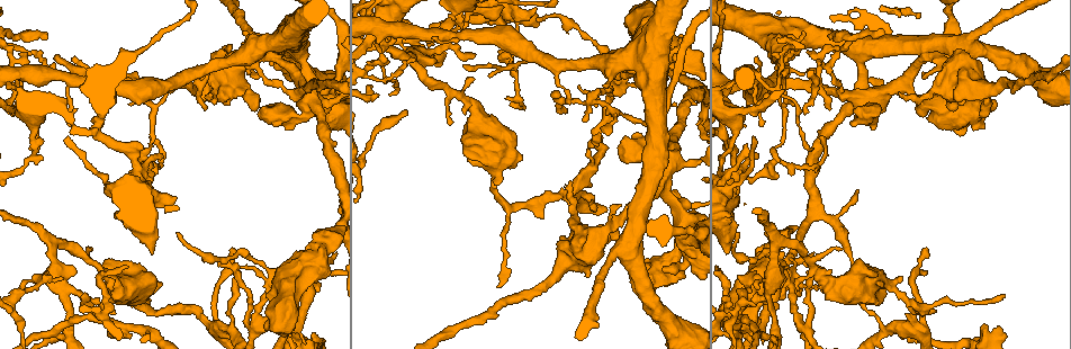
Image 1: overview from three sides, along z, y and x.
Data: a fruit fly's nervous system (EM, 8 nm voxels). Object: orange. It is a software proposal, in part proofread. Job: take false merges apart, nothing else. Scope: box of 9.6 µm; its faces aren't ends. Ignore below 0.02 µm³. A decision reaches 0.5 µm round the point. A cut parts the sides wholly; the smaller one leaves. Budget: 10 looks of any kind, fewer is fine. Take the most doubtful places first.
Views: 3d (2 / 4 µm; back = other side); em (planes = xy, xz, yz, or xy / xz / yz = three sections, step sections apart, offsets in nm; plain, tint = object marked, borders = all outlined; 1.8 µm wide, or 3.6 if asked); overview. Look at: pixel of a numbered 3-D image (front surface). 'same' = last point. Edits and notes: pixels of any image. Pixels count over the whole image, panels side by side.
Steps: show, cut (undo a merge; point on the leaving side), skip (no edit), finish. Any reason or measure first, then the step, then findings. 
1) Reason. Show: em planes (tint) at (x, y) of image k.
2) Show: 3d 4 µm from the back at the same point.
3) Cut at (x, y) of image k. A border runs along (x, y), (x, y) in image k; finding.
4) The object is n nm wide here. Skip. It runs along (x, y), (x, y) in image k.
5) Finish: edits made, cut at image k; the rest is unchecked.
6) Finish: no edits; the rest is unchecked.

Show: 3d 4 µm at (789, 283) of image 1.

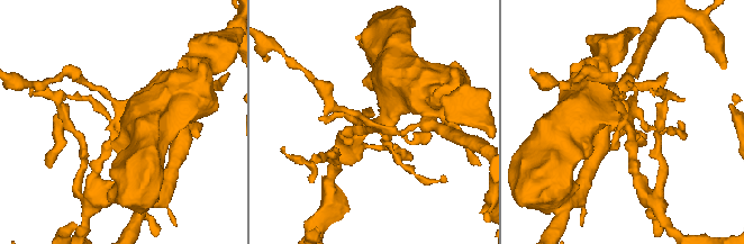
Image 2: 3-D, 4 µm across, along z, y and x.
Show: em xz step 4 (tint) at (626, 124) of image 2.

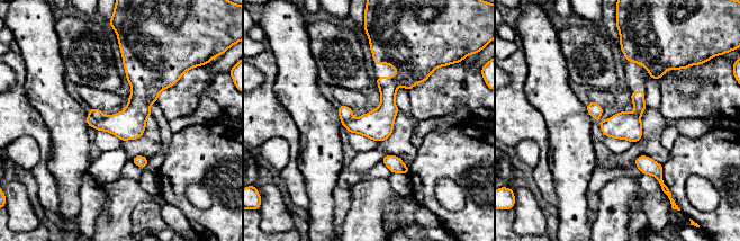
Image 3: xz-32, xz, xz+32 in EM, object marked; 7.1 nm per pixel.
Another direction. Show: em planes (tint) at the same point.

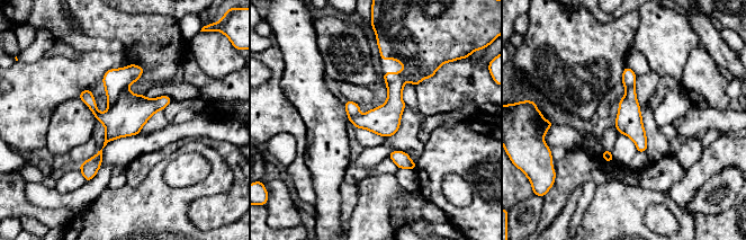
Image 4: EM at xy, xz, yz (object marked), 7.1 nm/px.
The object is 190 nm wide here. Cut at (115, 80) of image 4. A border runs along (126, 87), (108, 109) in image 4; two neurons meet here.

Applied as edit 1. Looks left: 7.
Small branch off a trunk. Show: em planes (tint) at (864, 99) of image 1.

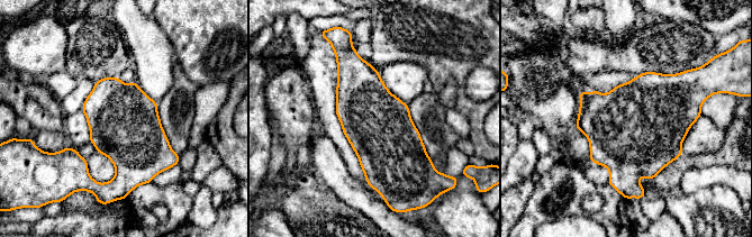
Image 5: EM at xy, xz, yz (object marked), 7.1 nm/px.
Skip. One neuron here.

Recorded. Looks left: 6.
Finish: edits made, cut at image 4; the rest is unchecked.

